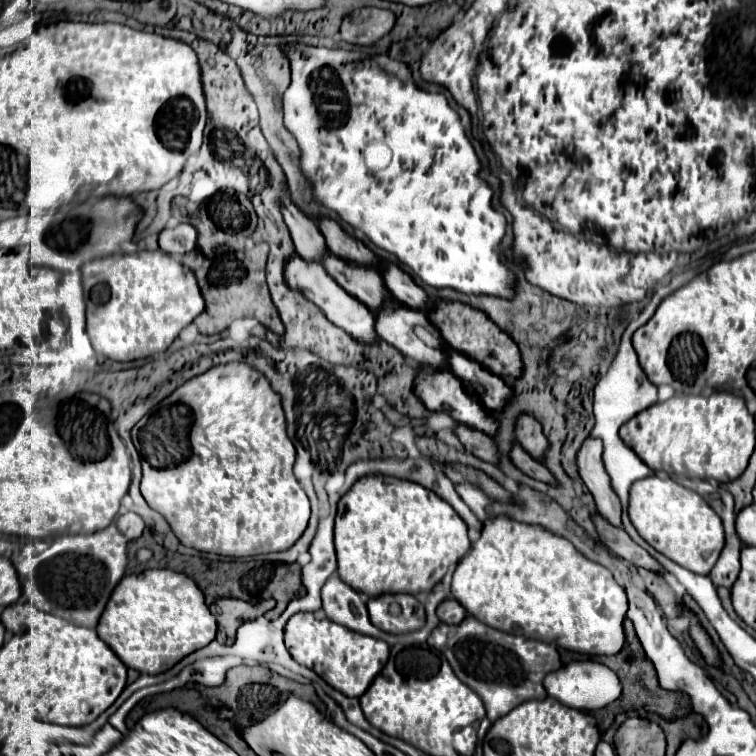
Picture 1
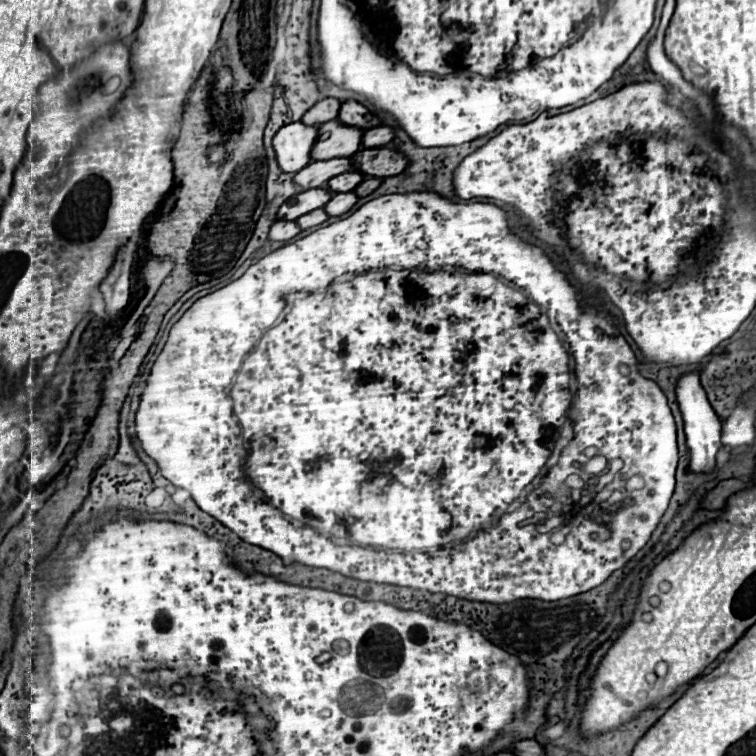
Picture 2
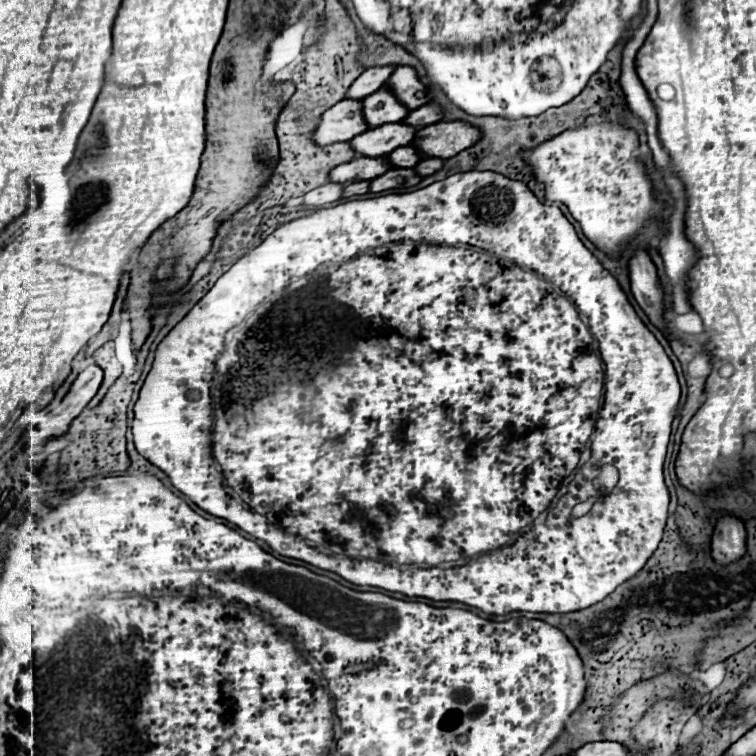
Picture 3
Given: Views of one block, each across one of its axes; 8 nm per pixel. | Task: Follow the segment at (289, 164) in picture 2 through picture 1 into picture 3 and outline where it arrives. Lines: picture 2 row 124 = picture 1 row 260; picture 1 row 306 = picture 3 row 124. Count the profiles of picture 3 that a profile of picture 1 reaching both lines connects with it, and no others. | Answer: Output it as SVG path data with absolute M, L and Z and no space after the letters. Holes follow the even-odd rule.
M348 100L334 104L320 116L320 124L314 130L314 140L320 146L346 142L368 130L362 116L362 100Z

